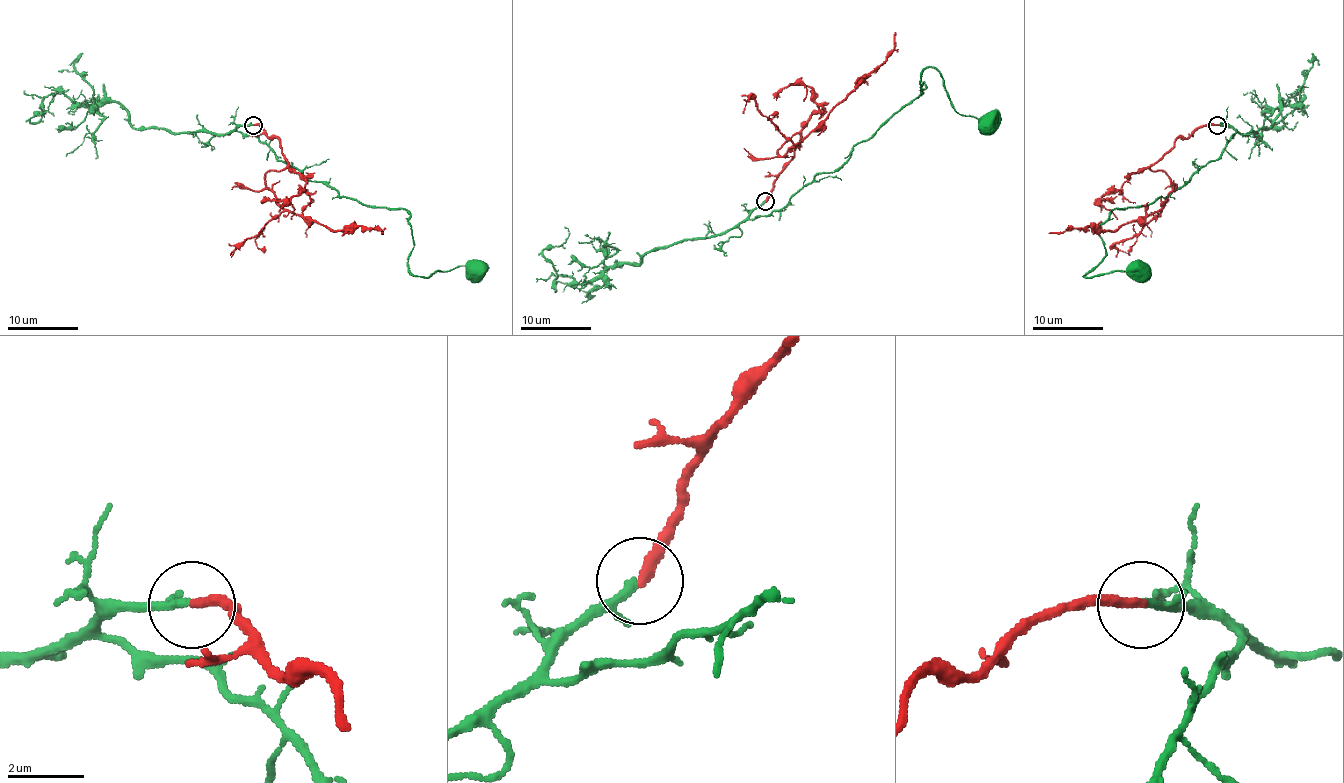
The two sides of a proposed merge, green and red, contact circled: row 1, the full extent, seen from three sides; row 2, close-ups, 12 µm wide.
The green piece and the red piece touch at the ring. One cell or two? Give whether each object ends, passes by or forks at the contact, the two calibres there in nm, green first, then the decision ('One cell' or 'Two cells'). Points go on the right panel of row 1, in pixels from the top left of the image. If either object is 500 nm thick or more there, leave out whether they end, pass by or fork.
At the ring green passes by. At the ring red ends. Thickness 170 nm (green) against 280 nm. One cell

